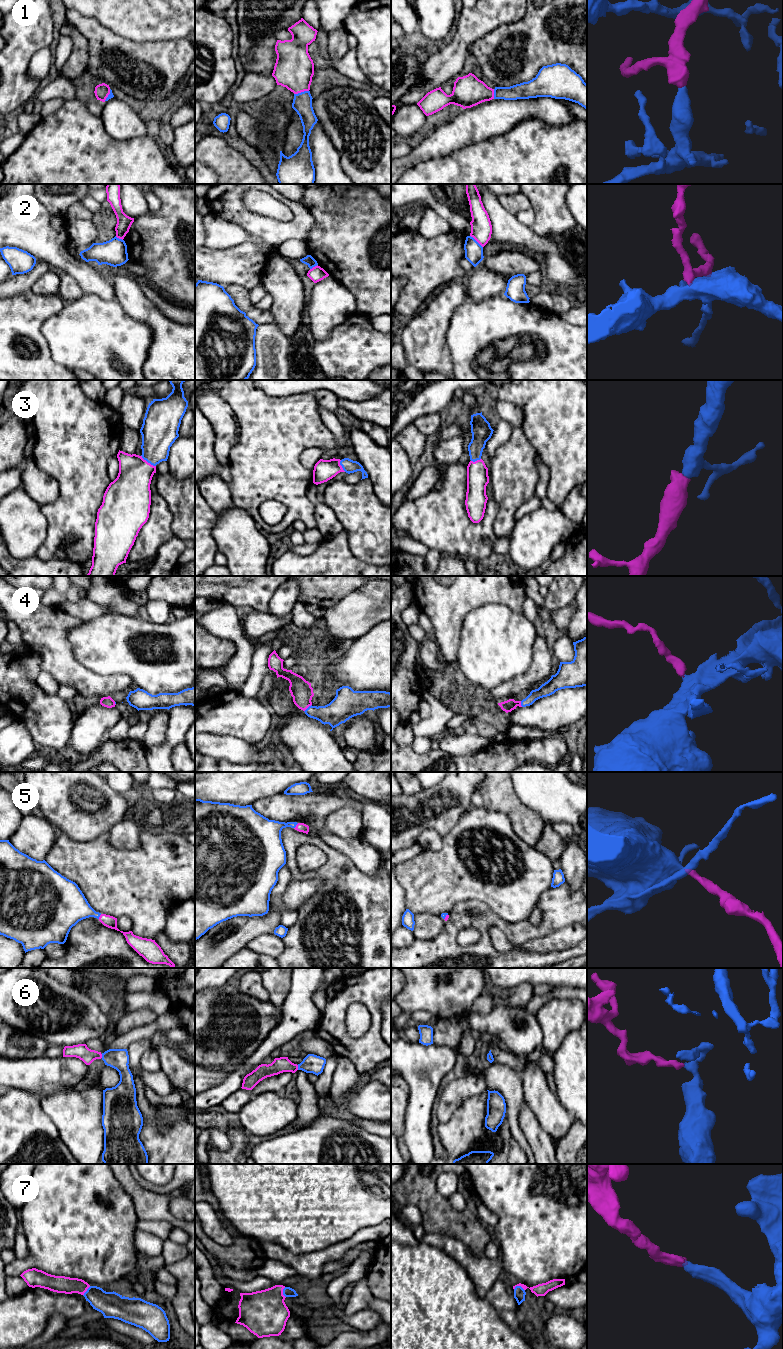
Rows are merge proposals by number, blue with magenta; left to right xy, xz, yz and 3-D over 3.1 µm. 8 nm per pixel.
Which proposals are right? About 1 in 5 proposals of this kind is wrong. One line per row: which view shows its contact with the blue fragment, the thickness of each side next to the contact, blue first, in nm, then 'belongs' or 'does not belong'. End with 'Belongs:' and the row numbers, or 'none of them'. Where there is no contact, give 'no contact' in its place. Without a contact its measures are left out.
1: meets blue in xz; 160 nm thick on the blue side, 320 nm on the other; belongs
2: meets blue in yz; 140 nm thick on the blue side, 180 nm on the other; does not belong
3: meets blue in xy; 280 nm thick on the blue side, 300 nm on the other; belongs
4: meets blue in xz; 200 nm thick on the blue side, 170 nm on the other; belongs
5: meets blue in xz; 240 nm thick on the blue side, 80 nm on the other; belongs
6: meets blue in xz; 150 nm thick on the blue side, 120 nm on the other; belongs
7: meets blue in yz; 100 nm thick on the blue side, 100 nm on the other; belongs
Belongs: 1, 3, 4, 5, 6, 7

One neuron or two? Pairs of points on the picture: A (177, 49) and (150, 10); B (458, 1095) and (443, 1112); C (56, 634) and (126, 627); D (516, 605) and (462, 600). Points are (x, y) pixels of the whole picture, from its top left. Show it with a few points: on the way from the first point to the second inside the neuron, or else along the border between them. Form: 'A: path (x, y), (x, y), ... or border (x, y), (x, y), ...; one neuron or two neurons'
A: border (184, 37), (168, 40), (151, 40), (148, 42); two neurons
B: path (454, 1099), (446, 1108); one neuron
C: border (81, 620), (67, 633), (67, 638), (75, 655); two neurons
D: path (503, 595), (475, 595); one neuron

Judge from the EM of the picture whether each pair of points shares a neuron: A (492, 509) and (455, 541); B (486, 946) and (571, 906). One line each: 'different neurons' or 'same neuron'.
A: same neuron
B: same neuron

